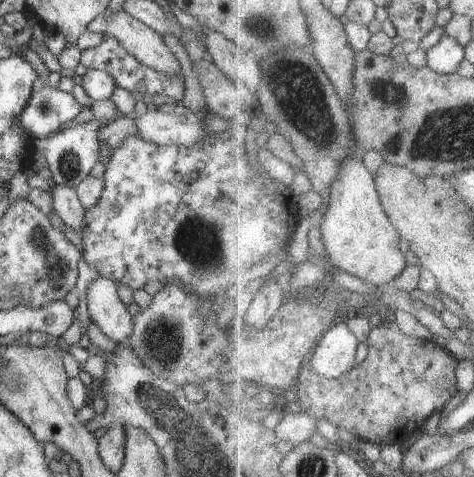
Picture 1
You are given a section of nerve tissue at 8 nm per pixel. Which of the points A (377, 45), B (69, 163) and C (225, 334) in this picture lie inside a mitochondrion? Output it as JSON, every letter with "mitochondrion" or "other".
{"A":"other","B":"mitochondrion","C":"other"}

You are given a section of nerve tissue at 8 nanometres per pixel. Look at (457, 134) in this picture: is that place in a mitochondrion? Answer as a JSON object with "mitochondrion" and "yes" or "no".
{"mitochondrion":"yes"}

